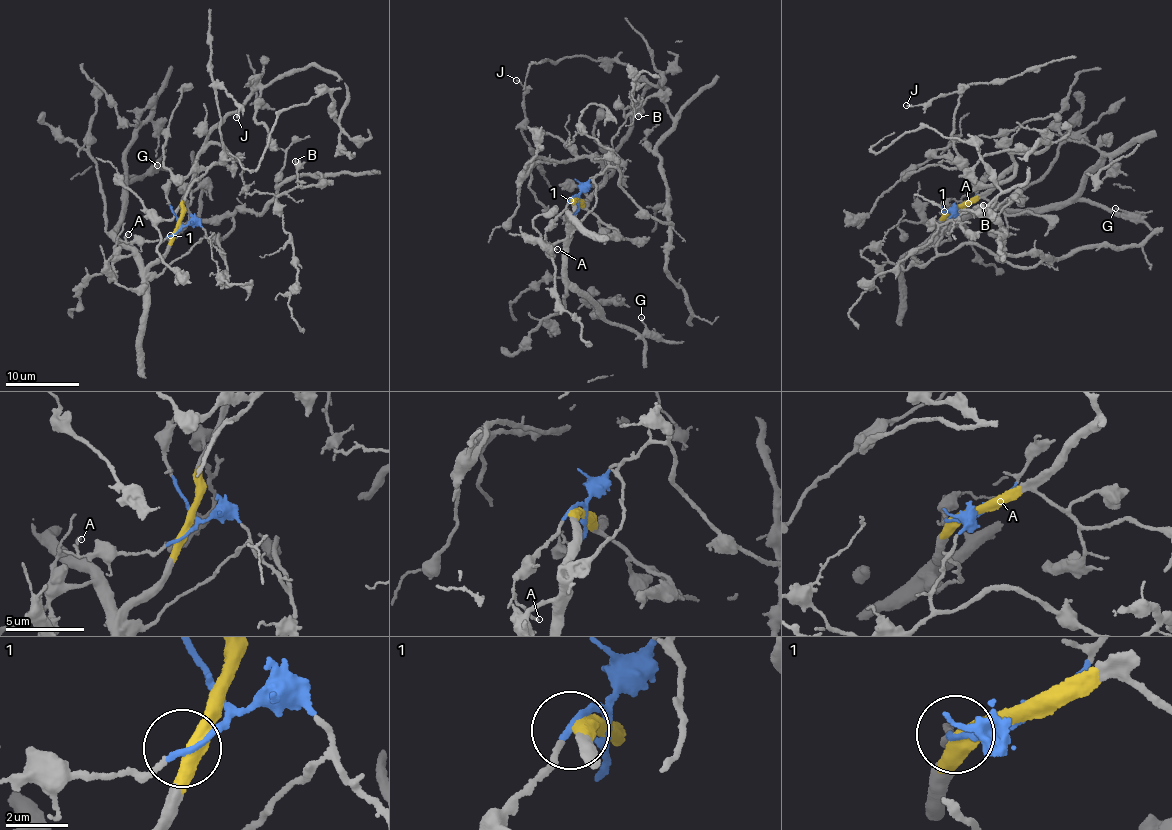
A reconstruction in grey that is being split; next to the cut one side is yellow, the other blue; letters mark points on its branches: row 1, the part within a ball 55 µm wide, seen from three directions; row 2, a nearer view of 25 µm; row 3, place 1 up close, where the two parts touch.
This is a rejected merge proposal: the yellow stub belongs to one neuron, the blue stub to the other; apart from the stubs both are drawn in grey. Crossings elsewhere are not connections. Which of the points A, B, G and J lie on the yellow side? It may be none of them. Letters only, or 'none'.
G, J

